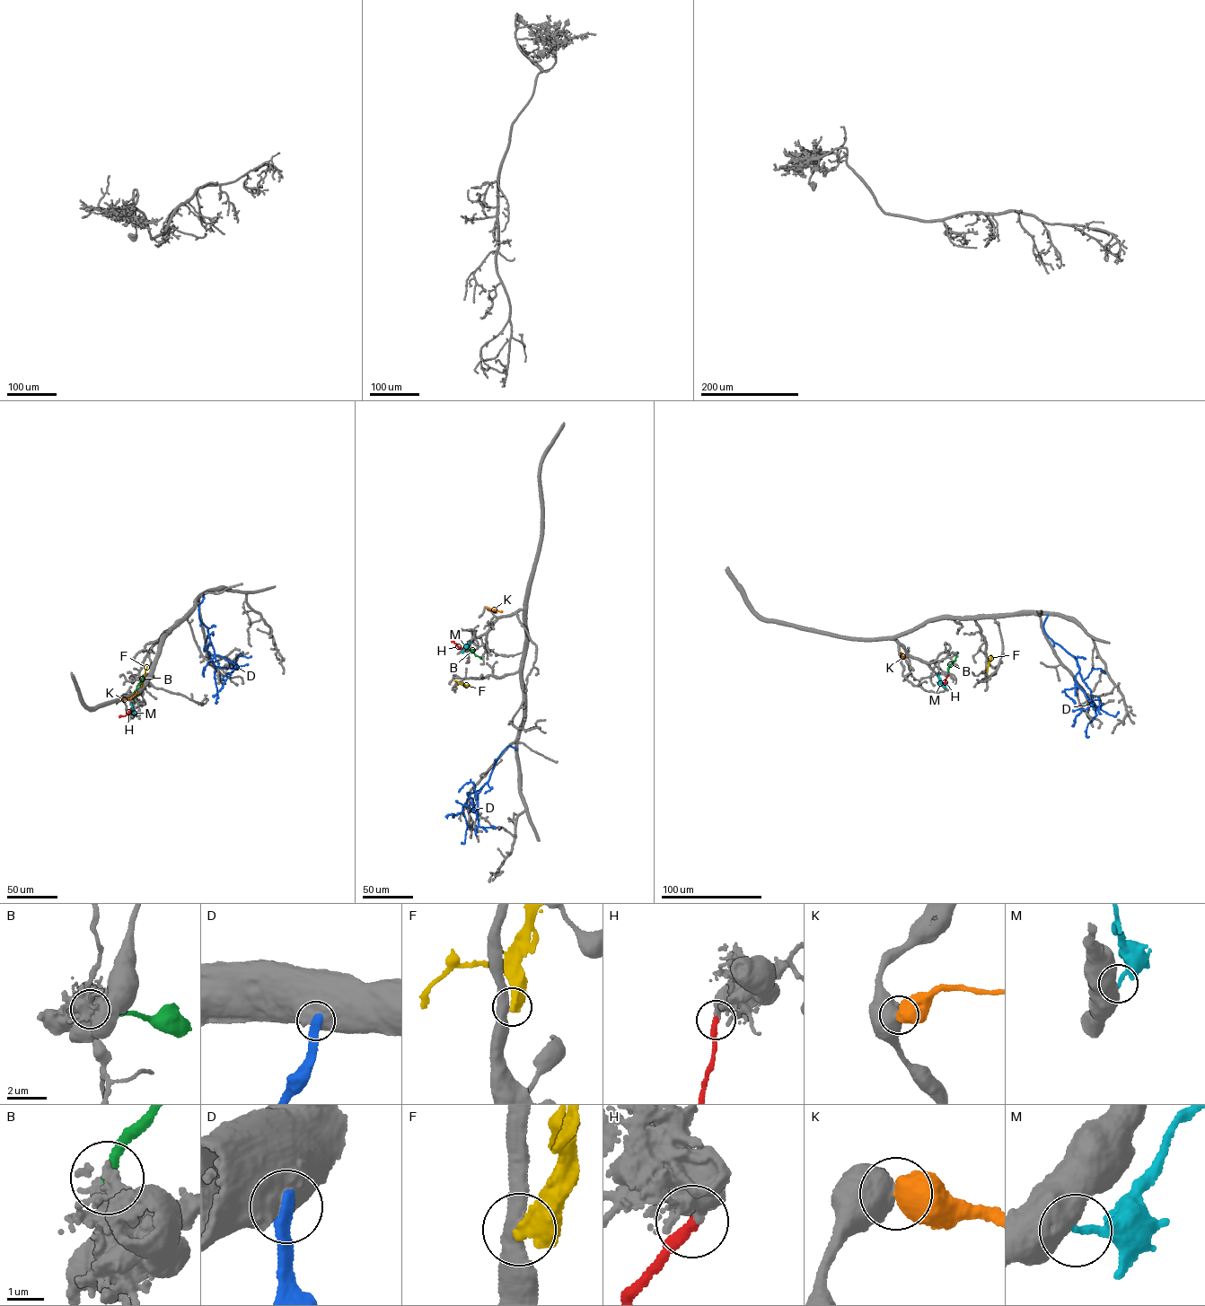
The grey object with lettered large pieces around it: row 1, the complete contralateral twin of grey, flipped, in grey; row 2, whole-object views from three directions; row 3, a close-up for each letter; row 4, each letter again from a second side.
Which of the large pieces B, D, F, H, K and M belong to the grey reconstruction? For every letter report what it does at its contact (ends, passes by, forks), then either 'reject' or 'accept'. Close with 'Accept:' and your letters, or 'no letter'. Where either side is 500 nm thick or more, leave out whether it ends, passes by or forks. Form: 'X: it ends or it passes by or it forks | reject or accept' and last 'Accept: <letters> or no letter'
B: it ends | reject
D: reject
F: reject
H: it ends | accept
K: reject
M: reject
Accept: H

